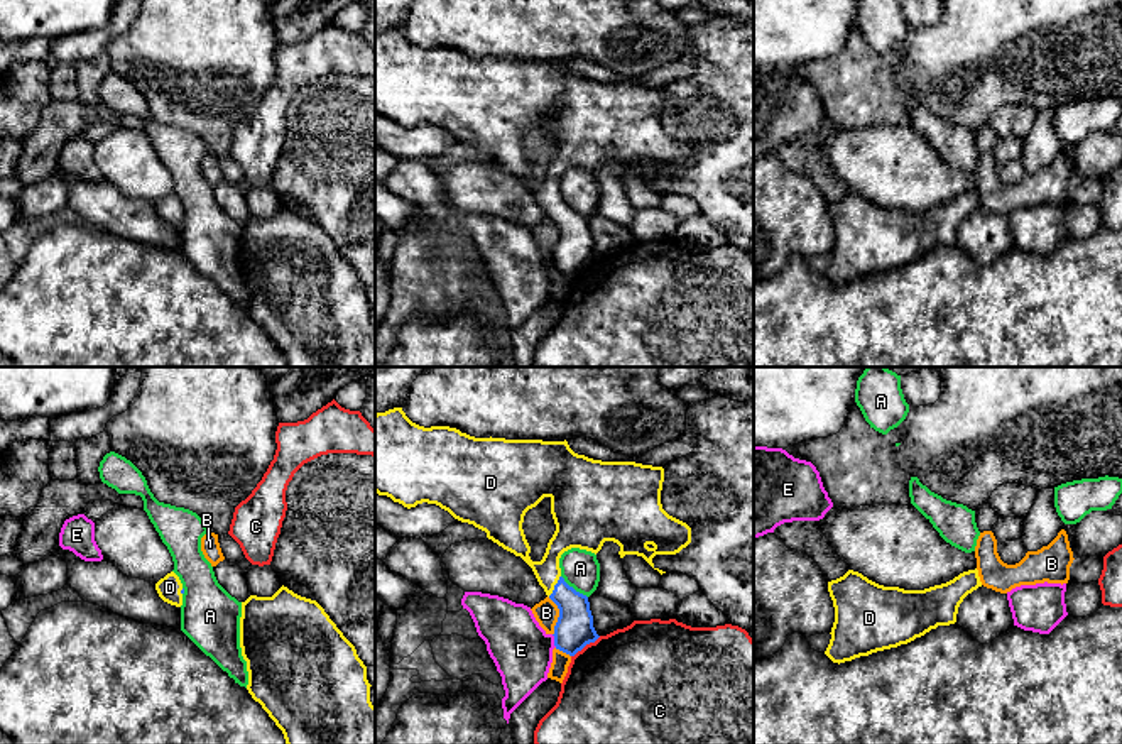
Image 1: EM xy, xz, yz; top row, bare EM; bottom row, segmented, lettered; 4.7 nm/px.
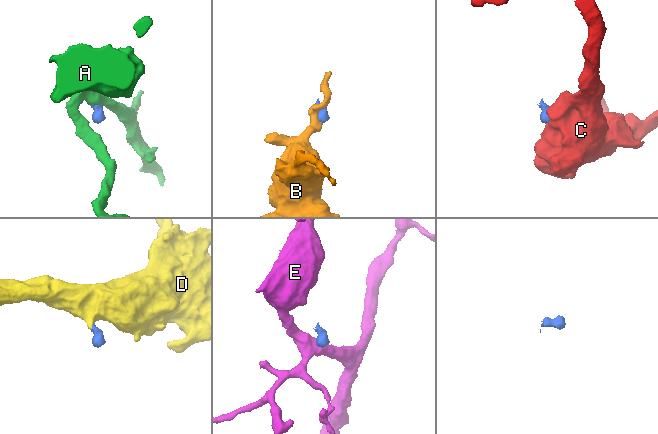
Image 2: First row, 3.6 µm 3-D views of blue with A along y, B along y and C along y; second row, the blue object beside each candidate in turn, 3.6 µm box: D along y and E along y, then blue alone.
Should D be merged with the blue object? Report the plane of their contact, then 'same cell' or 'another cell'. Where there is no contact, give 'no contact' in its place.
contact in xz; same cell

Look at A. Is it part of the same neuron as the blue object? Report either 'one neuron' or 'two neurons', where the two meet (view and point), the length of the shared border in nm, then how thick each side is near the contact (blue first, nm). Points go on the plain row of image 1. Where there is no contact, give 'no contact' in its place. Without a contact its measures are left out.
two neurons | xz (571, 208) | 170 nm | 180/190 nm

